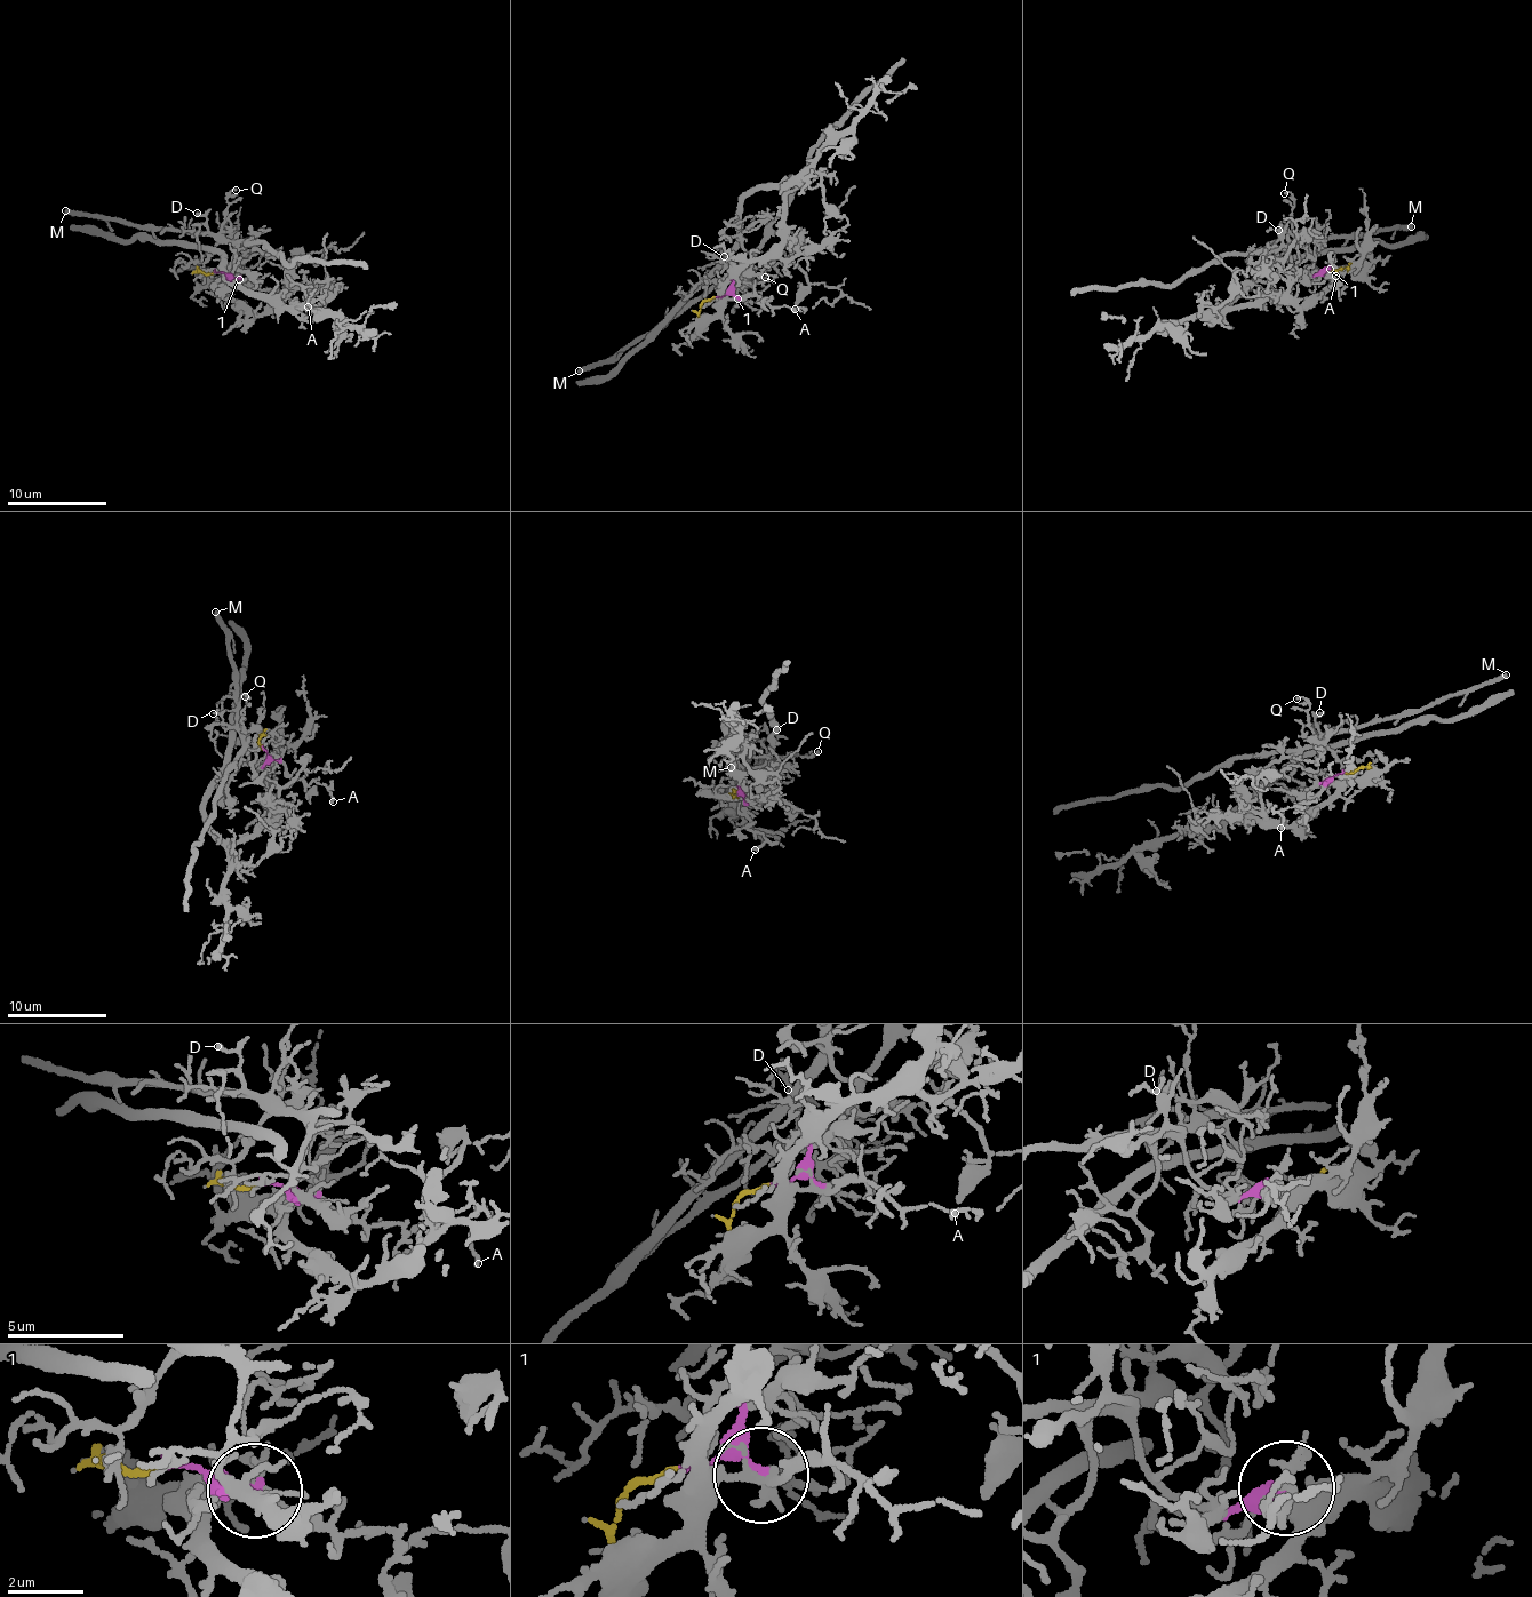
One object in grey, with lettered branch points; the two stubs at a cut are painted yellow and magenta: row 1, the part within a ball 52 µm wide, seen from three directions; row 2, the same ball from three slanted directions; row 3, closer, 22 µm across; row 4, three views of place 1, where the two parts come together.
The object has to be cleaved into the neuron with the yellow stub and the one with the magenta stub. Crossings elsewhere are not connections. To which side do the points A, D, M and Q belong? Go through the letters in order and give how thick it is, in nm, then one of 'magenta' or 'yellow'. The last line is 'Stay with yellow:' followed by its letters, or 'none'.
A: 160 nm thick; yellow
D: 110 nm thick; magenta
M: 300 nm thick; magenta
Q: 100 nm thick; magenta
Stay with yellow: A

